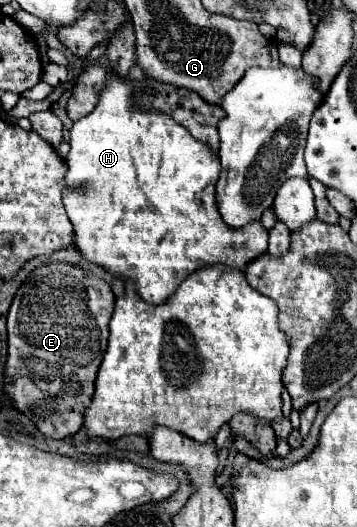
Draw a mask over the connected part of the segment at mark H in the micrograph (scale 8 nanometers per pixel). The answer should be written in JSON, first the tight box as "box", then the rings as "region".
{"box":[63,73,269,305],"region":[[[107,73],[107,79],[105,79],[105,87],[101,89],[99,93],[99,101],[95,105],[95,109],[81,117],[79,121],[73,123],[73,127],[69,129],[69,155],[67,155],[67,175],[65,175],[65,191],[63,191],[63,205],[67,209],[67,215],[69,215],[69,221],[73,223],[73,227],[77,229],[77,237],[75,237],[75,245],[77,249],[85,255],[85,259],[89,263],[99,263],[103,265],[105,269],[109,269],[111,273],[117,273],[121,275],[123,279],[133,279],[135,285],[137,285],[137,291],[141,295],[141,299],[145,299],[147,303],[153,303],[153,305],[159,305],[159,303],[165,303],[167,297],[179,287],[179,283],[189,275],[193,273],[195,269],[201,269],[205,267],[207,263],[209,265],[215,265],[215,263],[223,263],[223,265],[229,265],[229,267],[237,267],[237,269],[243,269],[249,261],[253,261],[255,257],[263,255],[267,251],[267,237],[269,237],[269,231],[263,227],[261,221],[253,221],[251,225],[243,225],[243,229],[231,229],[223,217],[219,215],[217,211],[217,201],[215,201],[215,185],[217,185],[217,177],[221,173],[221,161],[217,157],[217,153],[213,149],[209,149],[207,143],[201,143],[197,141],[195,137],[191,137],[191,133],[175,123],[175,119],[163,111],[153,111],[153,109],[141,109],[137,107],[137,101],[135,101],[135,83],[129,79],[129,77],[119,77],[115,73]]]}

